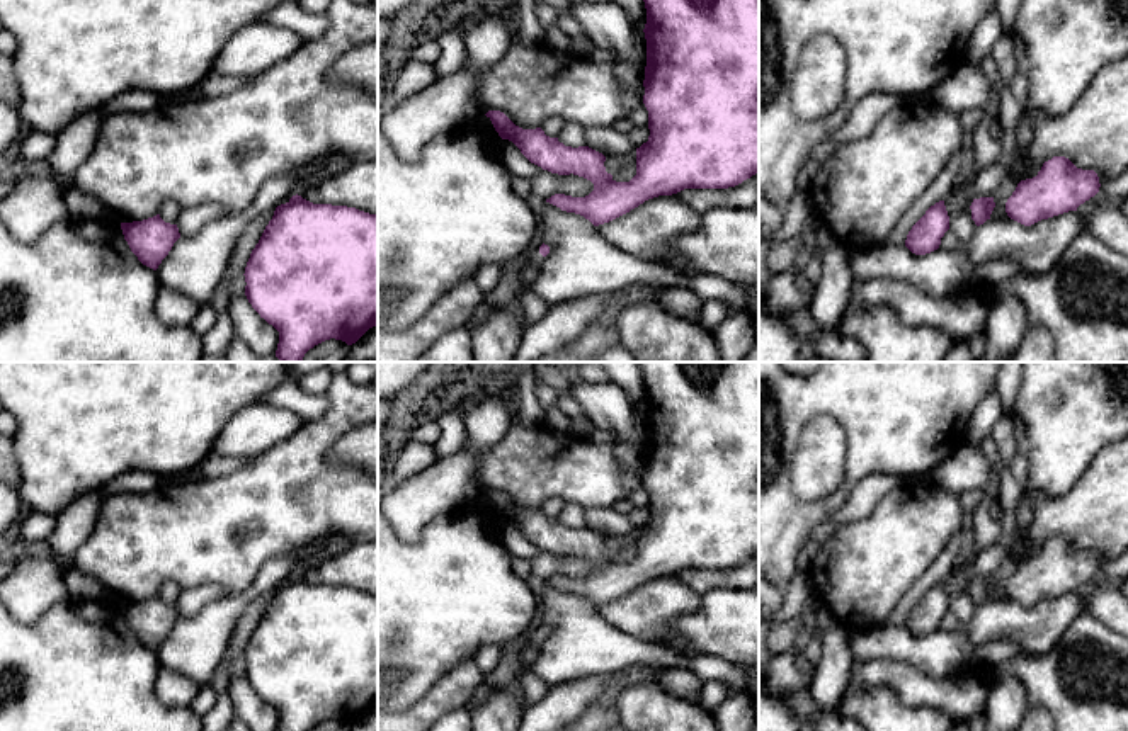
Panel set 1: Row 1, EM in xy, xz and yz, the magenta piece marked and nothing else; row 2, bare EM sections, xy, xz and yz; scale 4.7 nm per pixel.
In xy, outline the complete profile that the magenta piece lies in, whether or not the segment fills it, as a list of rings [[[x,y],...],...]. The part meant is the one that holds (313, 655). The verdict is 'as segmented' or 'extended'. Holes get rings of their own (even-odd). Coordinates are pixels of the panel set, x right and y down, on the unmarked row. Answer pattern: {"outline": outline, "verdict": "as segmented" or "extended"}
{"outline": [[[296,575],[276,588],[243,656],[248,683],[279,712],[277,731],[310,731],[330,719],[352,726],[378,706],[378,597],[347,586],[313,585]]], "verdict": "as segmented"}

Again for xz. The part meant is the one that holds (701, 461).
{"outline": [[[638,362],[641,377],[647,389],[645,420],[647,420],[647,447],[645,447],[645,476],[643,484],[648,491],[648,522],[636,529],[636,556],[630,563],[616,563],[611,554],[606,552],[606,537],[589,527],[565,527],[558,518],[550,518],[541,508],[522,510],[516,507],[504,493],[488,491],[485,496],[492,502],[495,512],[502,520],[512,522],[521,534],[534,546],[558,556],[578,556],[594,564],[594,571],[585,578],[572,578],[565,575],[555,575],[546,583],[560,588],[567,593],[575,593],[589,600],[594,607],[609,604],[631,590],[638,588],[648,580],[658,576],[672,576],[684,570],[728,570],[742,564],[759,552],[759,362]]], "verdict": "as segmented"}

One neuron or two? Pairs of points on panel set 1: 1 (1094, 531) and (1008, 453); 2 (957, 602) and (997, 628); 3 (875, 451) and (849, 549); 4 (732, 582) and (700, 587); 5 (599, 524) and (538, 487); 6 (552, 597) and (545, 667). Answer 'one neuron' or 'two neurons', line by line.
1: two neurons
2: two neurons
3: two neurons
4: one neuron
5: two neurons
6: one neuron

